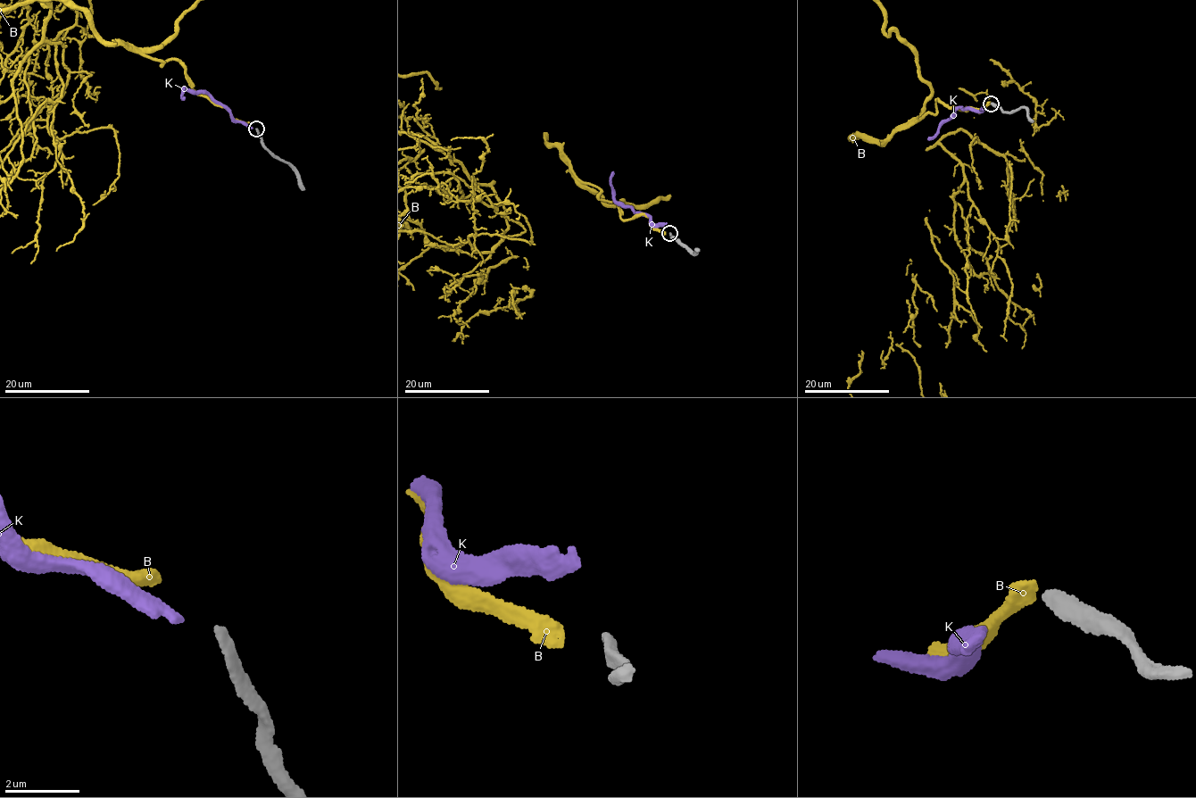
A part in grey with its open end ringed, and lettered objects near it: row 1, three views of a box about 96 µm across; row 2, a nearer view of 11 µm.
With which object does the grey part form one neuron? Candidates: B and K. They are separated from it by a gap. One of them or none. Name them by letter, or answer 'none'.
B

